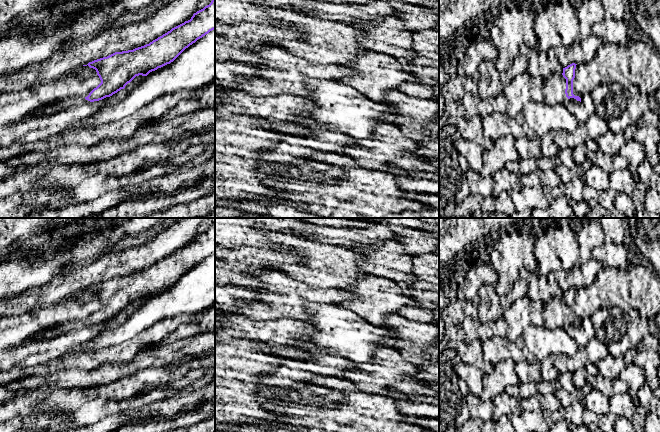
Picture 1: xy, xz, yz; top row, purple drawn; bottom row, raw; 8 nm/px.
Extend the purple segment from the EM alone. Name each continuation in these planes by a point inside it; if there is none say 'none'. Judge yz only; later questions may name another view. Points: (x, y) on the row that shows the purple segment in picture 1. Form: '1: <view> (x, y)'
1: yz (554, 86)

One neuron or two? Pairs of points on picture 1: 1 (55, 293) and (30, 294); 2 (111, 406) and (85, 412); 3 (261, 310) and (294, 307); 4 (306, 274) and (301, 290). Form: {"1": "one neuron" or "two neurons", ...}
{"1": "one neuron", "2": "one neuron", "3": "one neuron", "4": "two neurons"}

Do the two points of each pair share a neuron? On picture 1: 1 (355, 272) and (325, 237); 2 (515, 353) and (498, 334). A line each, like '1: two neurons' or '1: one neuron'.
1: two neurons
2: one neuron

